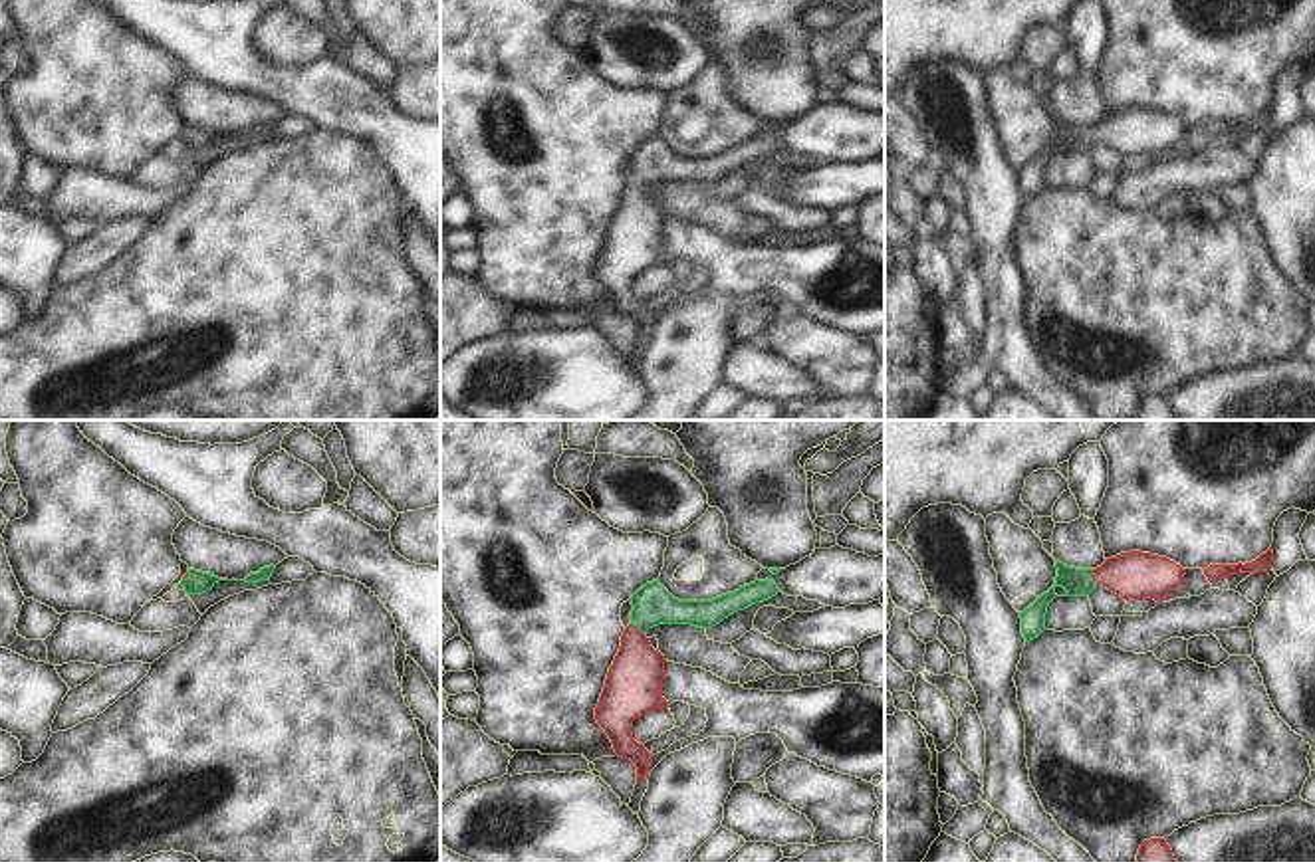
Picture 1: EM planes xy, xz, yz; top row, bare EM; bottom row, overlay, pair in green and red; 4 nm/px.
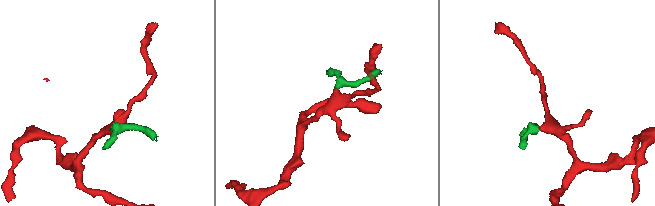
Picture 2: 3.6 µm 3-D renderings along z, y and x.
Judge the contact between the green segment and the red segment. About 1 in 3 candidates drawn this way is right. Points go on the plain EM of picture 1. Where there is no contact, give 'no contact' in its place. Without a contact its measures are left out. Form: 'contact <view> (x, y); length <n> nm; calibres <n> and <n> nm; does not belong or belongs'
contact yz (1091, 133); length 70 nm; calibres 110 and 190 nm; belongs

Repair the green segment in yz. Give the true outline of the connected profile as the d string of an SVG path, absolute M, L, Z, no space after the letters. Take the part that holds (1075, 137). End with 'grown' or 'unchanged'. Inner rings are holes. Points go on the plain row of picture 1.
M1140 107L1111 113L1097 125L1075 125L1061 117L1055 117L1055 123L1055 141L1019 168L1025 198L1037 194L1045 186L1045 168L1049 159L1057 153L1057 143L1063 143L1067 153L1089 153L1097 141L1103 141L1125 157L1150 153L1162 159L1182 141L1186 131L1186 125L1174 117Z | grown

